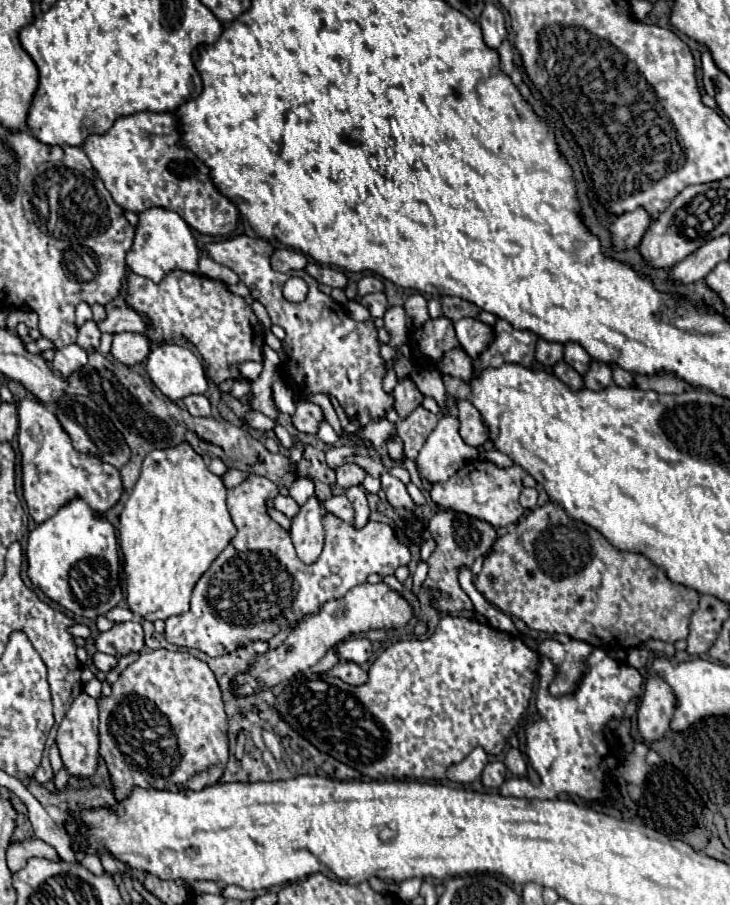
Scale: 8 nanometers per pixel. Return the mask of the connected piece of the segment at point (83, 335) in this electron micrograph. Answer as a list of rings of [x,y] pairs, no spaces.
[[[89,320],[85,322],[81,328],[79,328],[79,338],[77,338],[77,344],[81,348],[99,348],[99,338],[101,338],[101,330],[99,326]]]

